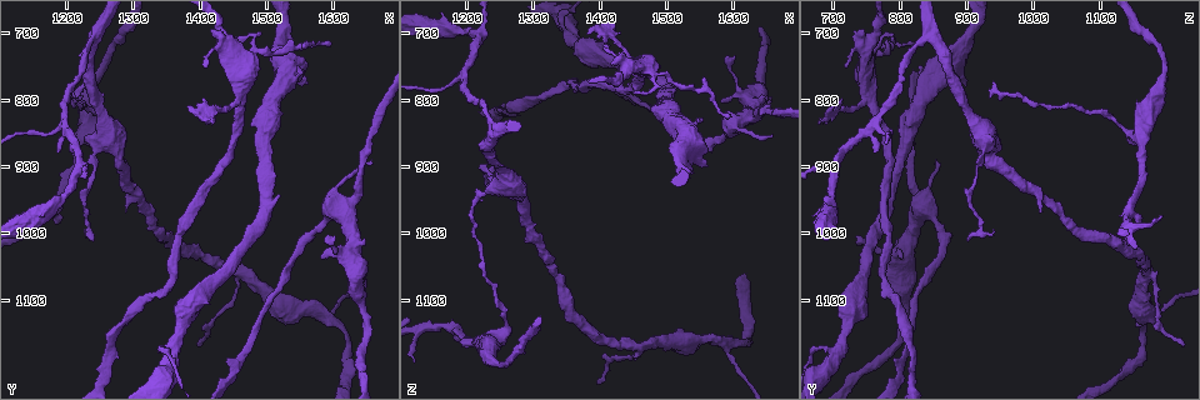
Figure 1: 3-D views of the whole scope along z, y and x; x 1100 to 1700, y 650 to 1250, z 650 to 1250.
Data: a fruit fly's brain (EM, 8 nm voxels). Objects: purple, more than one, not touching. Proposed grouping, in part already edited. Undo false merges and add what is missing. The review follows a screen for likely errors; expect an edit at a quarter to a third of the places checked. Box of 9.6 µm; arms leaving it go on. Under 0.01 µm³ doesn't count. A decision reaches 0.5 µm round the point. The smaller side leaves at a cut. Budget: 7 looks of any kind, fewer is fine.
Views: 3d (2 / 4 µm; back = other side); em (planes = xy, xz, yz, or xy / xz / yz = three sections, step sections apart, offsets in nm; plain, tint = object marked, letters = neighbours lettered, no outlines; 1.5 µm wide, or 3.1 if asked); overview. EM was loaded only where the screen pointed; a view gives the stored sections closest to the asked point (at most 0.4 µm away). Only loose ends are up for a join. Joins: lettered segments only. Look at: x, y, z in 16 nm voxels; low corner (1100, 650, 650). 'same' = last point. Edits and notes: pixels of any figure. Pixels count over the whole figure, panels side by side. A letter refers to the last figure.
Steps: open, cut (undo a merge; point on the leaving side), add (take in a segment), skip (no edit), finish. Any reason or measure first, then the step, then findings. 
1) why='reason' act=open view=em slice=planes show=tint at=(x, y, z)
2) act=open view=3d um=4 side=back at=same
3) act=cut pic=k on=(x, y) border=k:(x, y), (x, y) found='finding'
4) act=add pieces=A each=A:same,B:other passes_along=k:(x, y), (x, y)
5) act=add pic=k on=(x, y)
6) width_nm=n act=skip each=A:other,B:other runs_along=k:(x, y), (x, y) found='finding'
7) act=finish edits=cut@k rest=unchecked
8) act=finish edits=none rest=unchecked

why='an open end' act=open view=em slice=planes show=letters at=(1410, 750, 715)

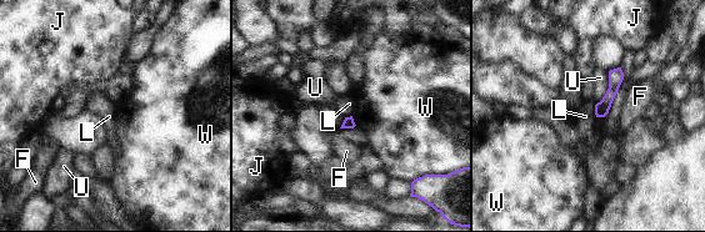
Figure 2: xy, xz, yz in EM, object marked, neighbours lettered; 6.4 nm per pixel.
act=skip each=F:other,J:other,L:other,U:other,W:other runs_along=2:(618, 71), (614, 87), (599, 114) found='no lettered segment goes on from it'

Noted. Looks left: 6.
why='abrupt turn' act=open view=3d um=4 at=(1235, 980, 920)

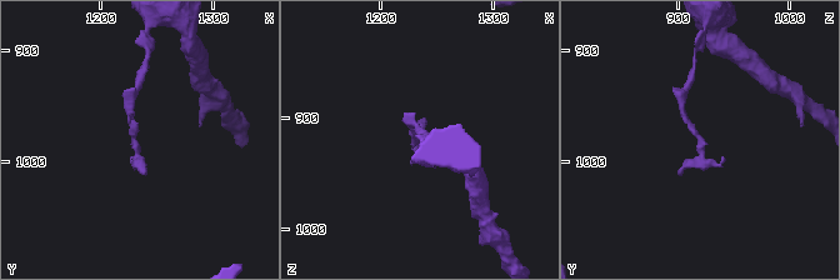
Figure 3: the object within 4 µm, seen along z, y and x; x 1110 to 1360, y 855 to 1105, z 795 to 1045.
why='need the tissue' act=open view=em slice=planes show=letters at=(1230, 986, 922)

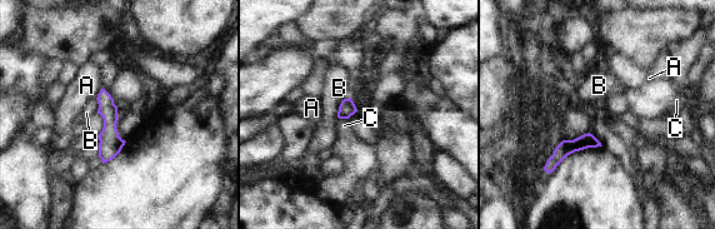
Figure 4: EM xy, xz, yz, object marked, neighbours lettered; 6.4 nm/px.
act=skip each=A:other,B:other,C:other border=4:(96, 113), (103, 119), (98, 137) found='continuous, no second cell'

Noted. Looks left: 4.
why='thick end' act=open view=3d um=4 at=(1585, 1040, 805)

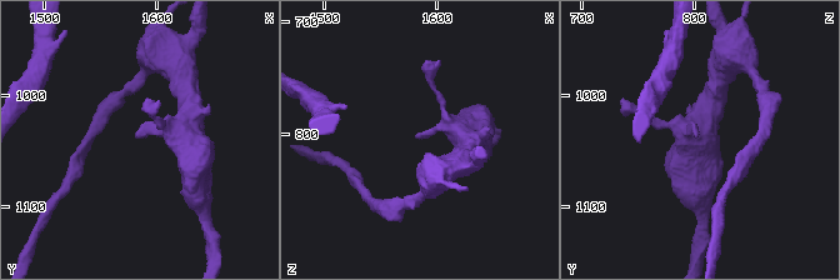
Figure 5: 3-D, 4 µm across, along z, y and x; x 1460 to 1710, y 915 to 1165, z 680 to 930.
why='need the tissue' act=open view=em slice=yz step=4 show=tint at=(1580, 1036, 806)

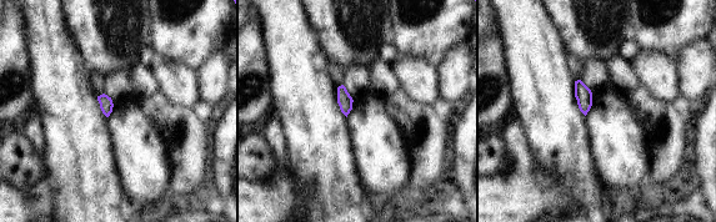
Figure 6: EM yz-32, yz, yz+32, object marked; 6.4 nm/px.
act=open view=em slice=planes show=letters at=same

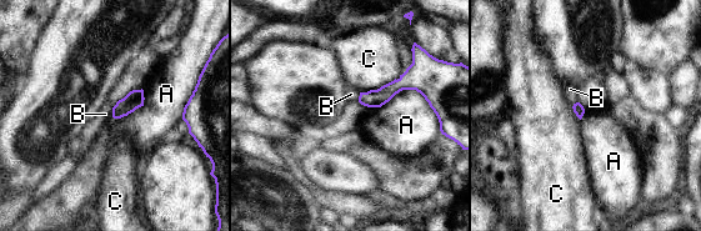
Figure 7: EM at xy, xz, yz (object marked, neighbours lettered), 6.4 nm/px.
act=skip each=A:other,B:other,C:other found='none of them fits'

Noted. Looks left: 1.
act=finish edits=none rest=unchecked

